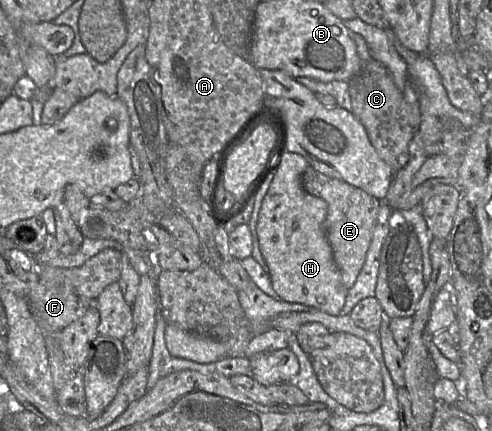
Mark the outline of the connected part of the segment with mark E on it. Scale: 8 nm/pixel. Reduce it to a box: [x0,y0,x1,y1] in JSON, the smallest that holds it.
[301,166,381,290]

